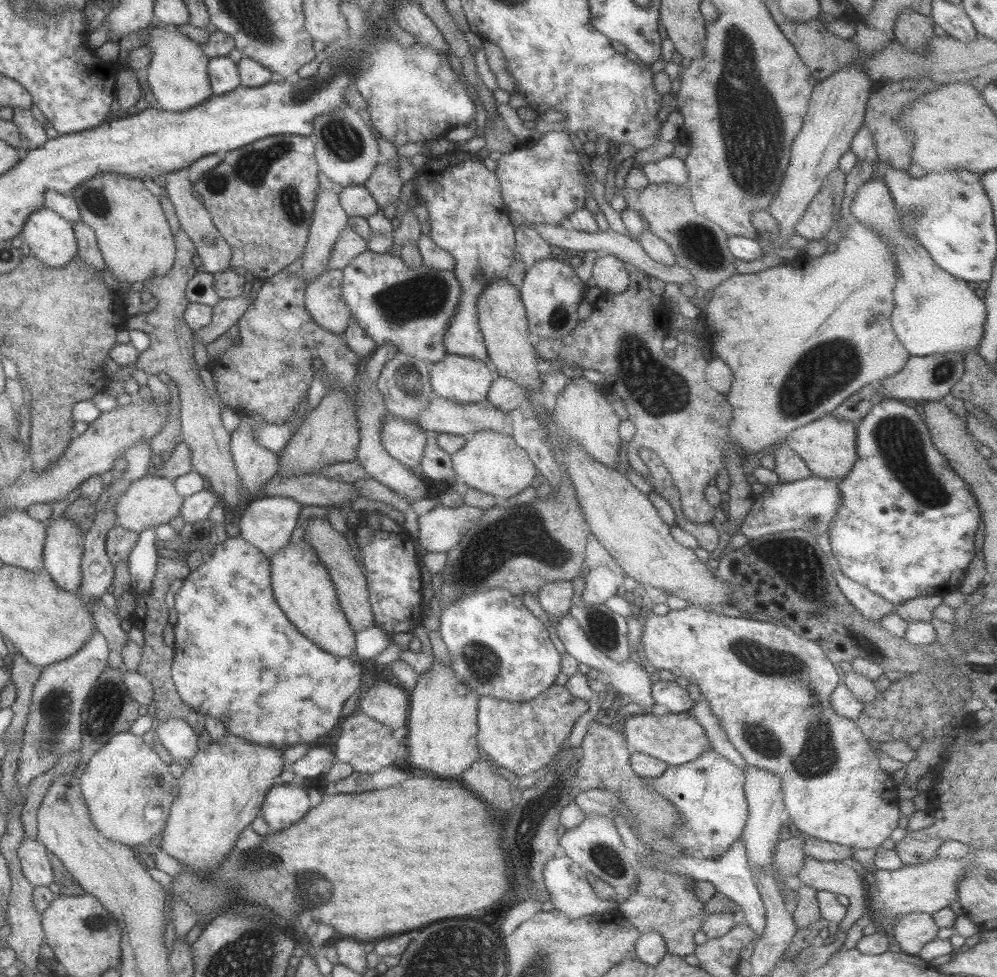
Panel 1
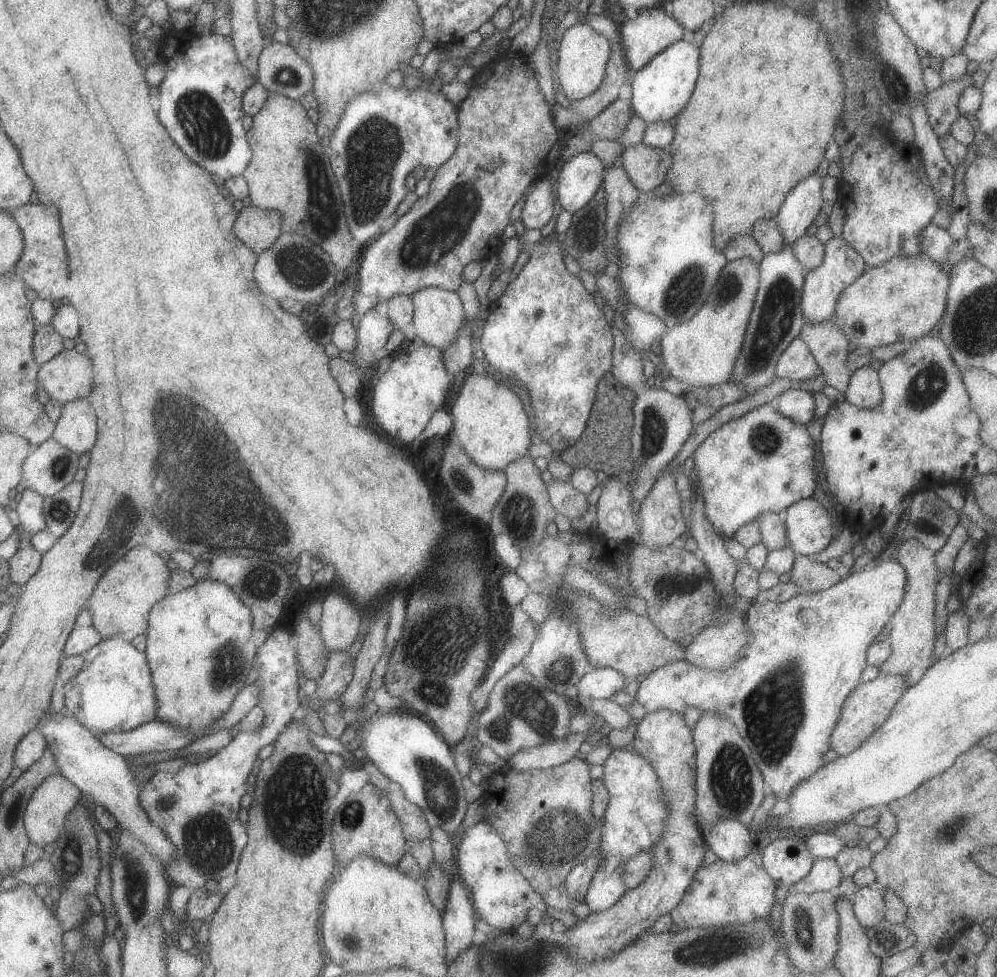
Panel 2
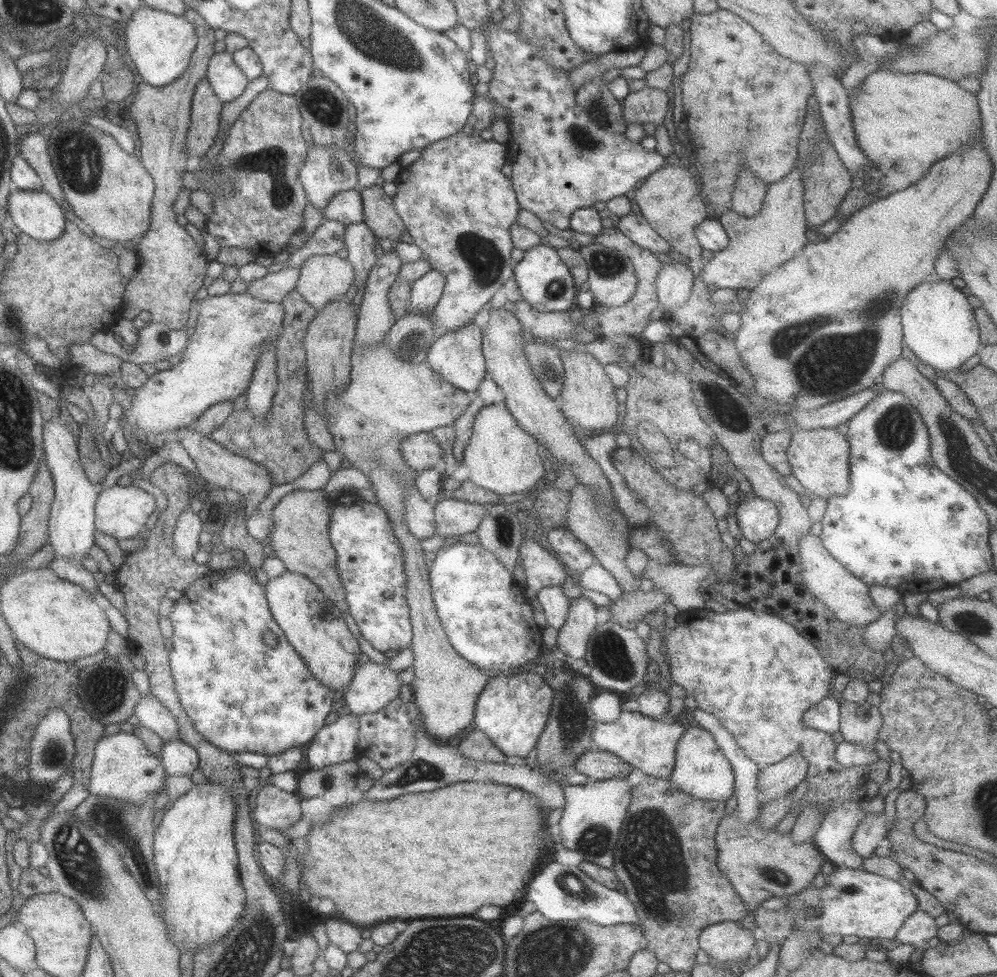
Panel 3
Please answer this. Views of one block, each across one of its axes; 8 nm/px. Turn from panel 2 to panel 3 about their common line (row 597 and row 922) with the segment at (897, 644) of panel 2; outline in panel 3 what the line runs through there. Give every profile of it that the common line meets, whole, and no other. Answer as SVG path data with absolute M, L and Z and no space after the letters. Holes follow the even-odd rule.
M918 909L906 918L896 934L896 939L901 944L912 944L916 950L924 952L929 948L930 940L936 936L938 928L934 916Z

